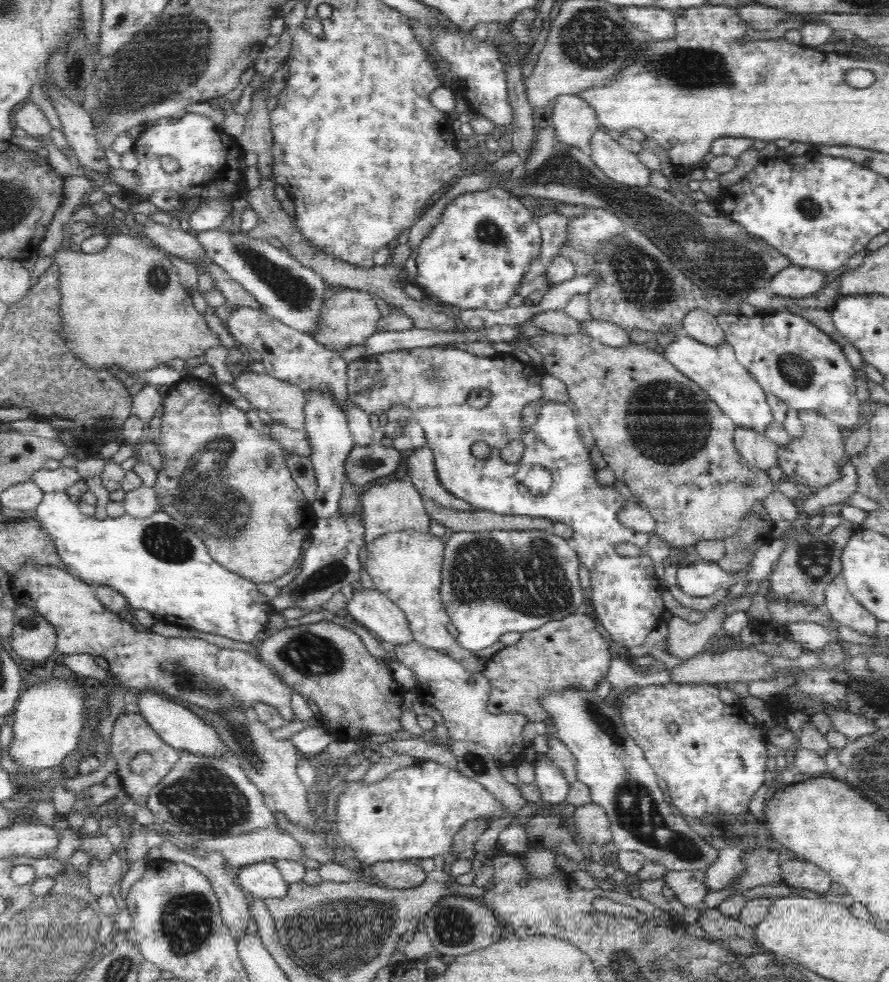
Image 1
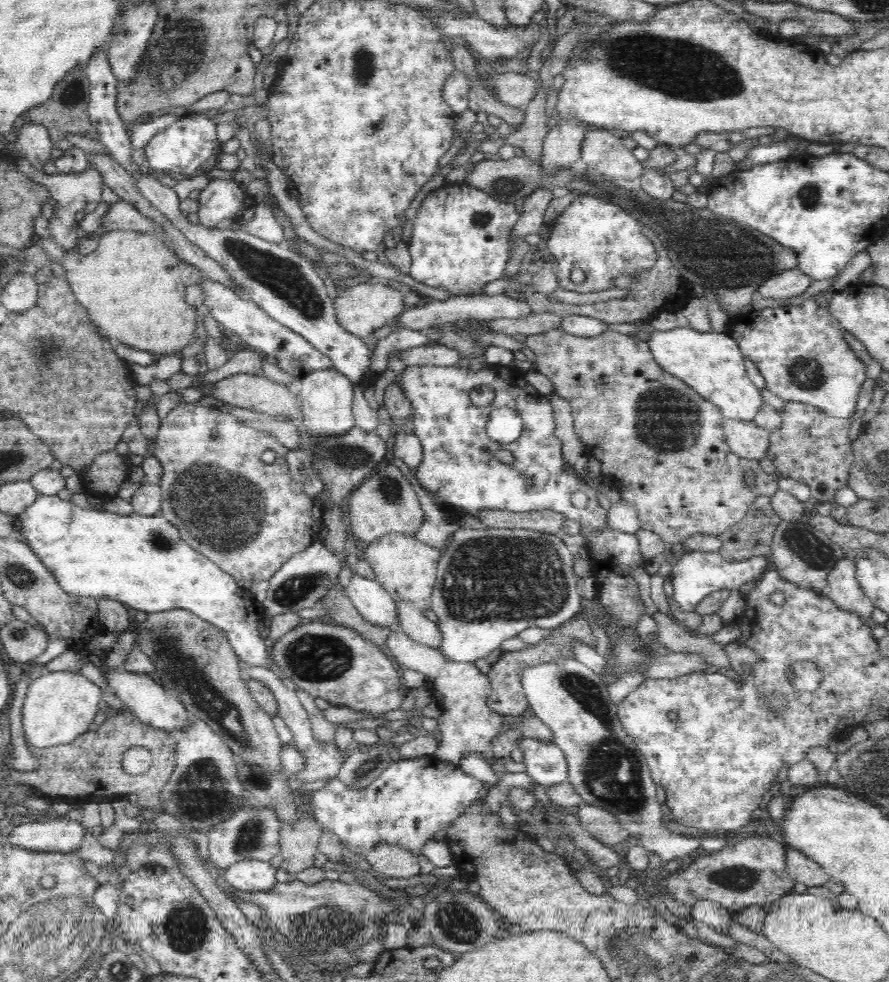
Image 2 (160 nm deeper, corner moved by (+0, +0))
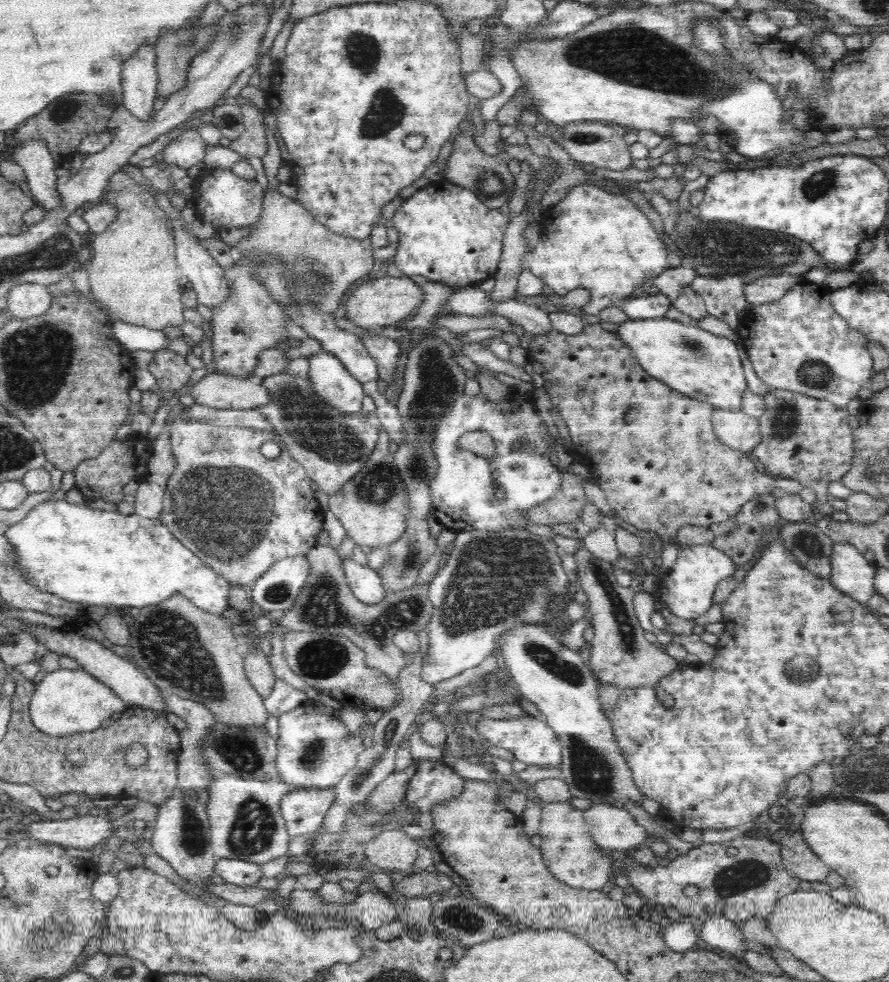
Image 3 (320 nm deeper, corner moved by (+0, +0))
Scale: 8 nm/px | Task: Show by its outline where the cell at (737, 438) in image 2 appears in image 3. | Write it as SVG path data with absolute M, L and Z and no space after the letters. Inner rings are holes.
M715 408L711 414L711 423L716 436L734 450L750 455L751 450L761 443L758 418L741 410Z

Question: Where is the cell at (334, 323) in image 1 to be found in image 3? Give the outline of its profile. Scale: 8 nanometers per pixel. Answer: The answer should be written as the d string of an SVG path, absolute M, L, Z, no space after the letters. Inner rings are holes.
M386 275L381 279L373 277L360 285L350 296L346 305L346 318L362 328L376 328L378 326L395 326L406 319L414 310L419 308L424 300L424 291L410 277L392 277Z

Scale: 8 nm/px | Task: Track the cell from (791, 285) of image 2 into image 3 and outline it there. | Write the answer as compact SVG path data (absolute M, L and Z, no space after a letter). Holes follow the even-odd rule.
M780 273L774 276L760 277L746 283L743 293L745 300L756 306L778 300L792 287L803 283L804 278L800 275Z

